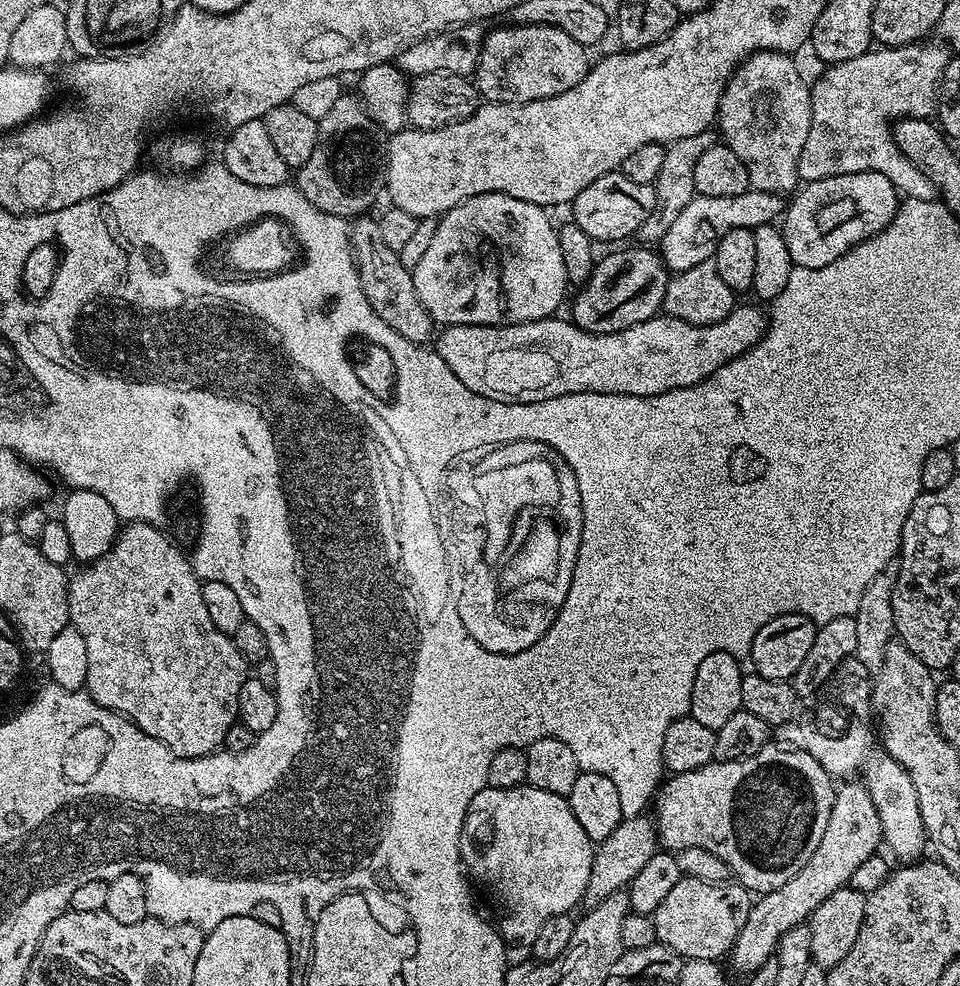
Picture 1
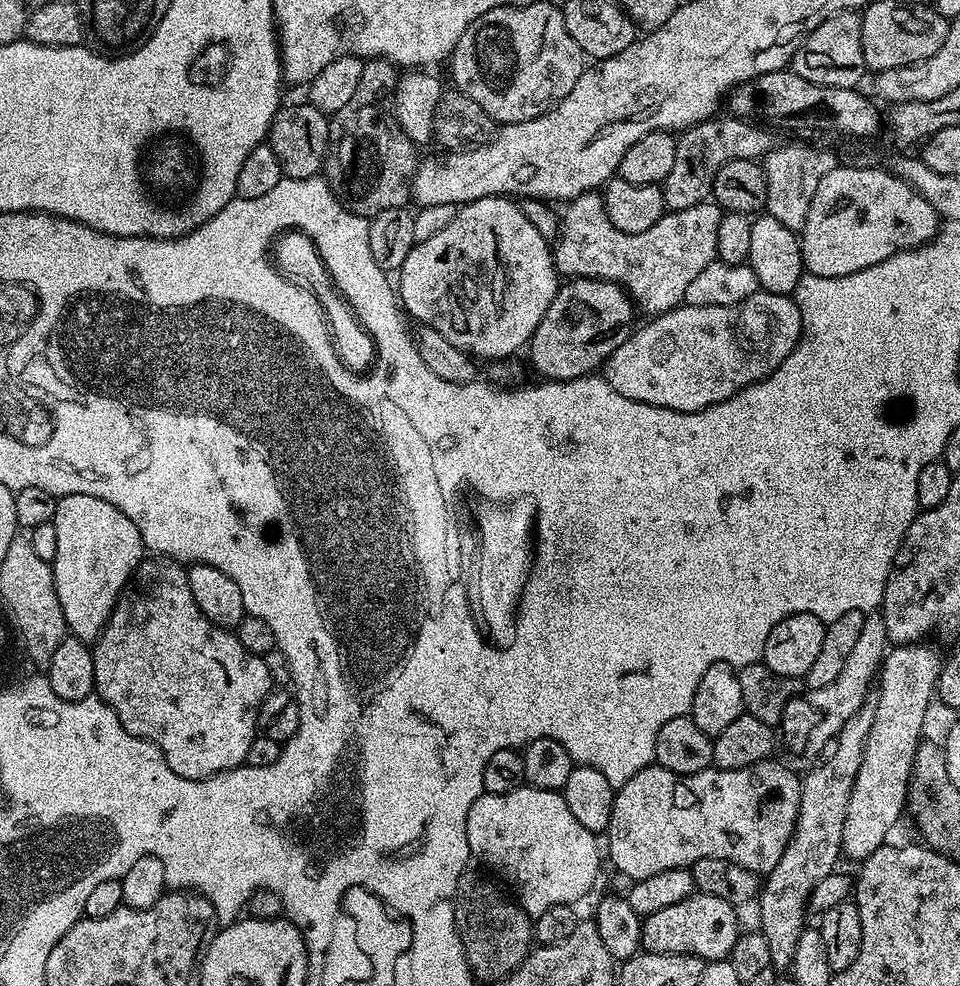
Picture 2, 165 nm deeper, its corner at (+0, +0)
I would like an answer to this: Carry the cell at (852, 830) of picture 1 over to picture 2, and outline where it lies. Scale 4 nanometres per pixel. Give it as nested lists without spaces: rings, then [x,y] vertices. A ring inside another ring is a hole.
[[[917,642],[914,644],[901,644],[893,647],[891,651],[884,657],[884,663],[881,665],[878,676],[878,688],[880,684],[880,693],[874,696],[876,701],[876,709],[874,710],[874,726],[870,726],[870,734],[866,738],[866,746],[864,747],[864,753],[862,754],[862,766],[858,766],[858,774],[854,778],[854,786],[850,790],[850,802],[846,806],[846,822],[844,823],[844,829],[842,830],[842,846],[844,847],[843,855],[849,856],[850,859],[856,860],[855,862],[863,862],[870,854],[874,854],[874,850],[878,850],[889,839],[888,831],[895,826],[900,820],[900,815],[903,814],[904,808],[906,812],[906,805],[910,800],[910,785],[912,784],[912,766],[914,764],[914,758],[916,757],[916,751],[920,748],[922,743],[922,737],[920,735],[924,732],[924,719],[928,716],[928,707],[931,706],[932,700],[934,704],[934,693],[936,690],[936,681],[940,678],[940,669],[942,667],[942,655],[936,648],[931,648],[931,643]]]

